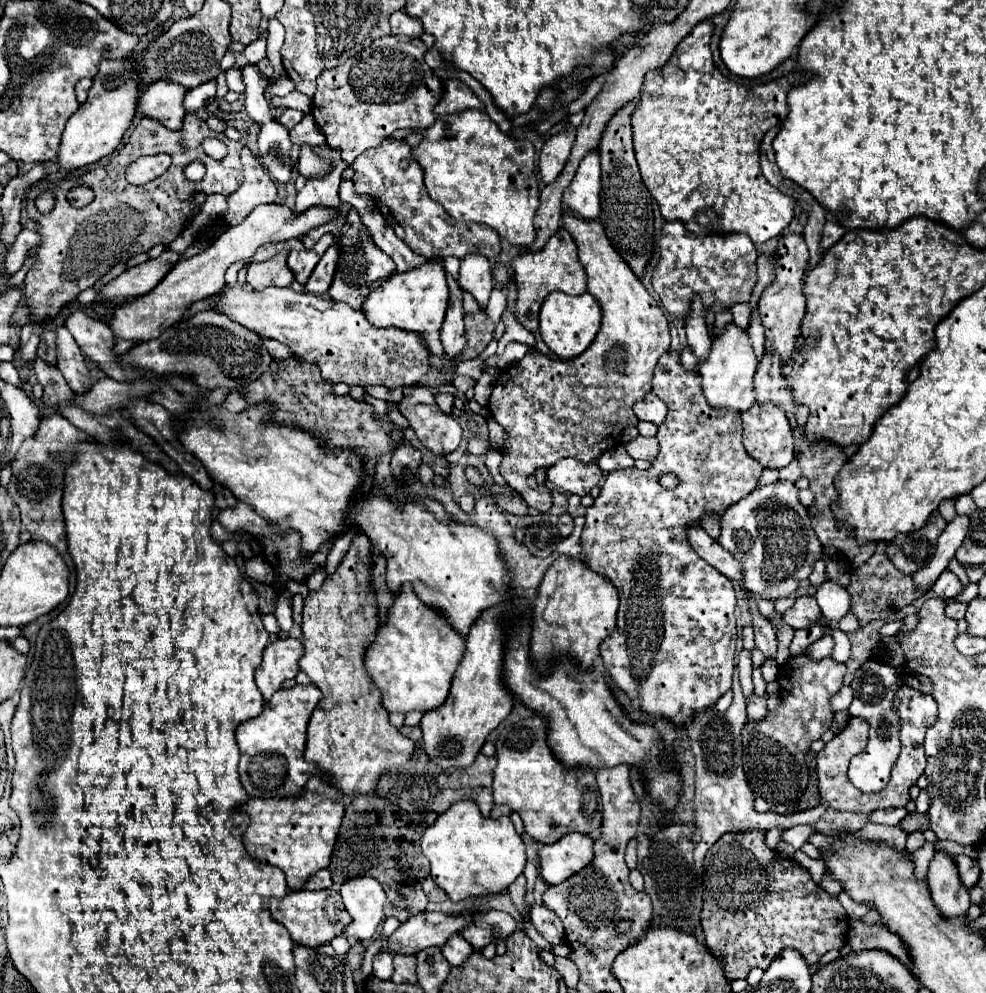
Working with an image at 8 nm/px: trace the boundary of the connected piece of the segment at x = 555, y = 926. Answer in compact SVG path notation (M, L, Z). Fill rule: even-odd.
M533 904L531 920L549 944L563 944L563 924L555 912L543 904Z

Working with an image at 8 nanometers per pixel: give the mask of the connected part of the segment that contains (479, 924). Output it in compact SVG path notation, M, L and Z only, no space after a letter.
M489 910L489 912L477 912L471 918L473 924L465 926L461 930L461 936L475 948L481 950L485 948L489 942L497 942L497 940L507 940L515 928L517 922L505 914L505 912L497 912L497 910Z

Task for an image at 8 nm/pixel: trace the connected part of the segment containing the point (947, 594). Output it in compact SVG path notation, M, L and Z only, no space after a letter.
M945 570L939 576L939 580L933 584L933 594L939 598L955 598L961 592L963 592L963 584L959 582L959 578L951 570Z

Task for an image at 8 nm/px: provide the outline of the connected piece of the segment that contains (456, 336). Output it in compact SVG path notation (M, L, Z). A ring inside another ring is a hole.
M447 274L447 286L449 286L449 308L447 308L447 316L441 330L441 342L447 356L455 358L467 346L465 324L463 324L465 312L463 312L463 302L461 302L463 290L459 288L457 280L453 280L451 274Z

